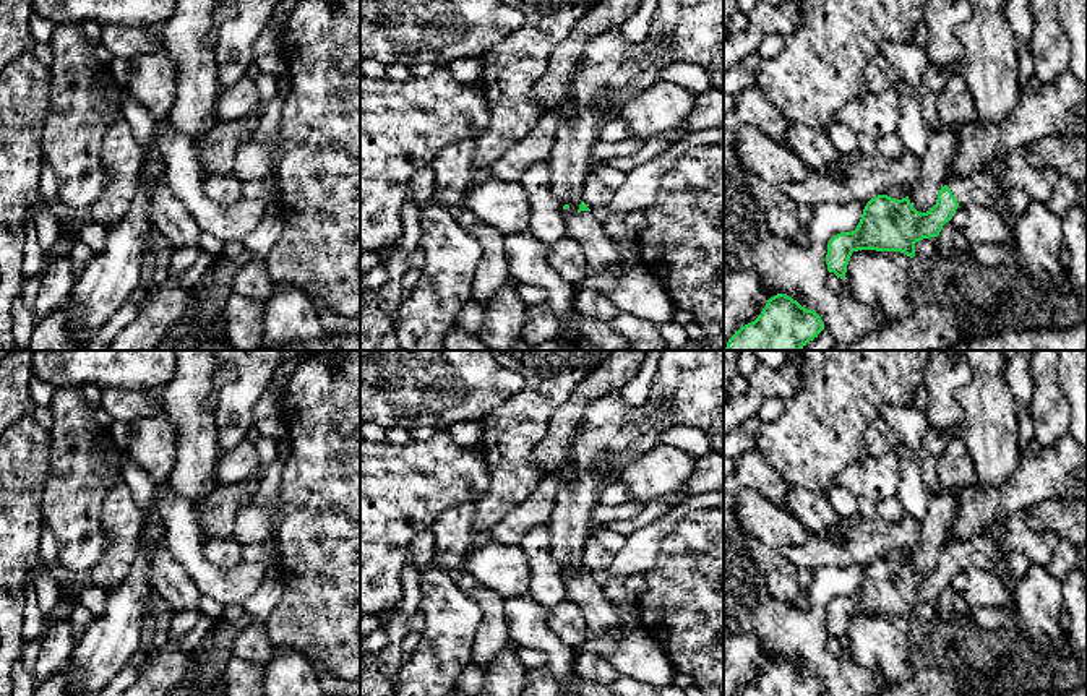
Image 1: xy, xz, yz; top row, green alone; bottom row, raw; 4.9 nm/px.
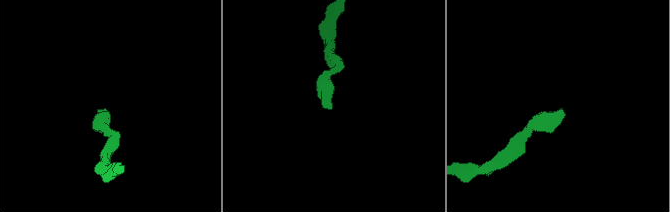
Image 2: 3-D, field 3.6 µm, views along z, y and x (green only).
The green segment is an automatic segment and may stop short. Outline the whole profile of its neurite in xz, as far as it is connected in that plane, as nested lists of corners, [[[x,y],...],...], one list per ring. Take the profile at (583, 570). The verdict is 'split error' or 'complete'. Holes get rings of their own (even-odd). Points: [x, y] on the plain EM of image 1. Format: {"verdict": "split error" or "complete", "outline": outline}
{"verdict": "split error", "outline": [[[584,565],[576,576],[565,578],[565,586],[568,600],[584,612],[587,621],[587,639],[576,657],[574,672],[584,681],[610,686],[620,677],[610,655],[625,638],[618,617]]]}

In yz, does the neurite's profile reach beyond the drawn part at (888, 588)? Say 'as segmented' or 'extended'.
extended

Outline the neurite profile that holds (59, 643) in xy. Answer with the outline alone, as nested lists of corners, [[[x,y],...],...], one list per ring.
[[[70,618],[52,621],[37,655],[36,681],[39,683],[63,670],[70,662],[75,644],[76,638]]]

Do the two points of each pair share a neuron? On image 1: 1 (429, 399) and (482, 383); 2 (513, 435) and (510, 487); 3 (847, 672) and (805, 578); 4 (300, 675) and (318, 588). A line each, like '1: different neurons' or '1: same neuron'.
1: same neuron
2: same neuron
3: different neurons
4: different neurons

